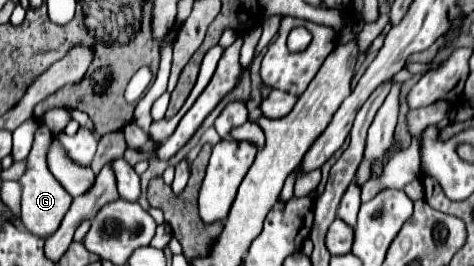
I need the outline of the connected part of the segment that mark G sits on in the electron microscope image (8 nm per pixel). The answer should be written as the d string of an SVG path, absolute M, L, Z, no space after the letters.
M40 125L35 132L32 150L26 158L26 170L20 176L20 186L22 186L22 224L26 230L30 230L32 234L40 236L40 238L48 238L50 234L54 234L64 218L64 214L68 212L70 204L72 204L72 196L62 188L62 184L58 184L58 180L50 174L50 170L46 168L46 150L52 133L45 125Z

